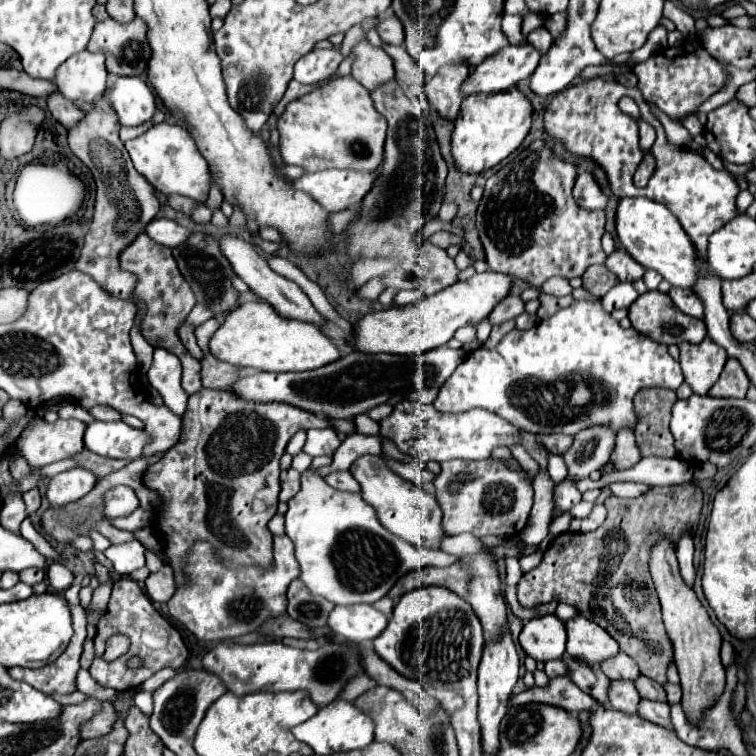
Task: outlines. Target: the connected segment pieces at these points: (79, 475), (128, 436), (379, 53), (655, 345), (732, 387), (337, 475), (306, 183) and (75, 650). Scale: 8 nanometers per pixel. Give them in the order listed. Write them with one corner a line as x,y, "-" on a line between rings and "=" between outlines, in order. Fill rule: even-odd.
84,468
66,470
50,480
46,498
50,506
64,506
80,500
84,494
88,494
94,488
94,484
96,484
96,478
94,474
88,474
88,470
=
92,422
84,434
86,448
106,458
140,458
150,442
146,430
132,428
126,422
=
362,40
352,52
356,54
352,76
368,90
374,90
394,78
394,62
382,48
374,48
368,40
=
574,300
572,306
556,312
554,316
542,320
538,326
530,330
514,328
494,350
476,348
468,352
468,356
458,364
450,380
440,388
438,398
434,400
434,408
440,412
466,412
472,408
482,408
492,414
498,414
506,422
518,426
530,434
568,434
574,436
578,430
586,426
608,426
616,434
622,428
634,430
636,412
634,412
634,396
644,388
668,388
678,390
684,382
680,364
668,354
668,348
660,342
646,338
636,330
624,330
604,308
602,302
590,300
-
572,374
588,374
592,382
570,382
-
592,386
602,386
608,390
608,400
604,404
596,404
586,400
588,394
578,394
578,390
586,392
=
728,358
718,382
710,388
708,394
716,398
744,398
748,386
750,386
750,380
742,364
736,358
=
338,470
338,472
330,472
326,476
326,482
336,488
336,490
346,490
346,492
358,492
360,486
356,482
356,478
350,474
350,470
=
322,170
308,172
294,180
294,188
312,194
312,198
328,212
340,212
358,206
374,186
376,172
360,170
=
70,604
74,636
66,650
48,666
30,670
30,668
10,668
8,674
14,680
22,680
44,694
72,694
76,690
76,674
80,670
80,654
86,638
86,612
78,604

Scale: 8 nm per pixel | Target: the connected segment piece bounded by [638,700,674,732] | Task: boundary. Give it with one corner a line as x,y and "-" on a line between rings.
642,700
638,714
670,732
674,732
674,726
670,726
670,704
666,702
650,702
650,700

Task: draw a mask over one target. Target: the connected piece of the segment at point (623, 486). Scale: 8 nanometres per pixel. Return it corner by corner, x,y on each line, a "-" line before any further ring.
614,482
610,484
610,490
614,496
624,496
624,498
638,498
650,490
650,486
636,486
636,482

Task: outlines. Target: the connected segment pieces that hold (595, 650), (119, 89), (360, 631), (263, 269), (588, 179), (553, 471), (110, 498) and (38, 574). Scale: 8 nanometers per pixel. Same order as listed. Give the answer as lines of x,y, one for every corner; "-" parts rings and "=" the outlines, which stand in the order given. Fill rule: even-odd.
576,616
566,622
568,630
568,646
566,654
574,660
582,660
590,666
602,664
606,658
614,658
620,652
618,642
596,622
586,620
584,616
=
116,78
108,90
114,110
122,126
140,126
156,112
156,98
152,88
140,78
=
370,604
336,606
328,616
328,628
334,636
350,642
368,642
382,634
388,618
=
226,234
226,236
220,238
220,246
222,246
222,254
230,260
234,272
250,286
250,290
254,294
258,294
262,300
266,300
282,318
286,318
286,320
302,320
302,322
314,324
318,328
324,328
328,324
326,318
312,306
312,302
308,300
308,296
302,292
302,288
296,282
292,282
292,280
276,274
268,266
268,262
248,242
244,242
244,238
=
580,172
574,186
576,202
586,210
604,210
608,204
608,196
600,190
592,172
=
556,454
548,456
548,474
554,480
554,484
560,484
566,478
564,468
566,468
566,462
562,462
562,456
556,456
=
116,486
104,496
104,514
108,518
118,518
132,514
140,506
138,496
128,486
=
30,568
30,570
22,570
20,572
20,580
26,582
26,584
30,584
30,586
42,582
44,576
46,576
46,570
44,568

